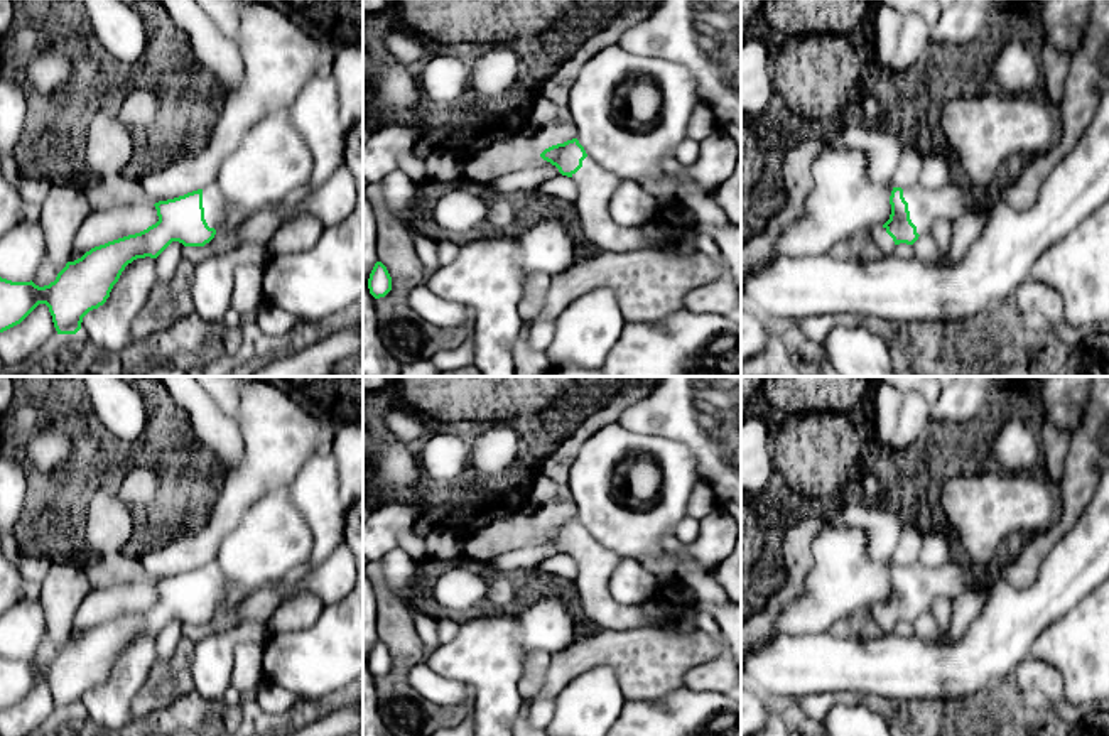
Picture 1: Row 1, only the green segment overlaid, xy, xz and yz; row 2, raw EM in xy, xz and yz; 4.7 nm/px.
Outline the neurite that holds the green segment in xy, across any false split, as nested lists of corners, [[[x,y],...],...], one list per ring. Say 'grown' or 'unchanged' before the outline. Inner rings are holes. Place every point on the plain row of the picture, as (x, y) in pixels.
grown; [[[216,560],[154,584],[159,594],[155,603],[91,626],[81,636],[68,640],[49,663],[0,655],[0,711],[46,682],[57,712],[76,712],[83,695],[106,680],[128,641],[157,636],[172,620],[204,625],[214,616],[226,587]]]

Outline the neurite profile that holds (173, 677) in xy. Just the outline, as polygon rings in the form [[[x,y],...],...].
[[[182,638],[170,660],[155,660],[135,699],[135,717],[142,719],[194,692],[191,663],[194,641]]]

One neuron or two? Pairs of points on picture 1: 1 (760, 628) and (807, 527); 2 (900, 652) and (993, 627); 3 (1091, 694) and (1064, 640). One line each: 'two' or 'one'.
1: one
2: one
3: one

